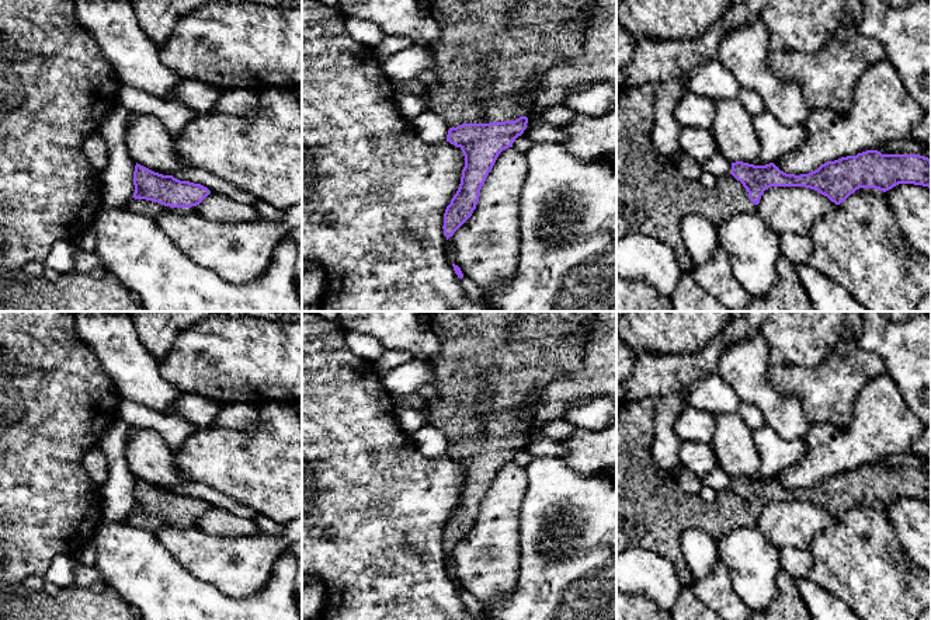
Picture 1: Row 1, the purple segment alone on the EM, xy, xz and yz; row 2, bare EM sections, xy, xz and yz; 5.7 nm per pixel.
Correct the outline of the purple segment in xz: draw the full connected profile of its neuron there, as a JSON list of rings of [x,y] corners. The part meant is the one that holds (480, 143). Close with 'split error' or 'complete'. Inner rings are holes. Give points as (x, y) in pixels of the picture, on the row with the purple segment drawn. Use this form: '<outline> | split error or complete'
[[[431,0],[425,11],[435,21],[441,36],[428,46],[434,53],[433,70],[437,76],[435,83],[427,86],[428,109],[447,122],[447,142],[459,147],[465,156],[459,188],[444,213],[447,240],[472,216],[498,154],[513,147],[527,129],[543,74],[555,65],[580,58],[584,32],[595,10],[597,0]]] | split error

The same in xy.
[[[138,163],[133,185],[135,192],[126,209],[152,219],[166,213],[195,213],[195,208],[211,194],[201,184],[154,173]]] | split error

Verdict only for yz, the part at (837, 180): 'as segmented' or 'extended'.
extended

